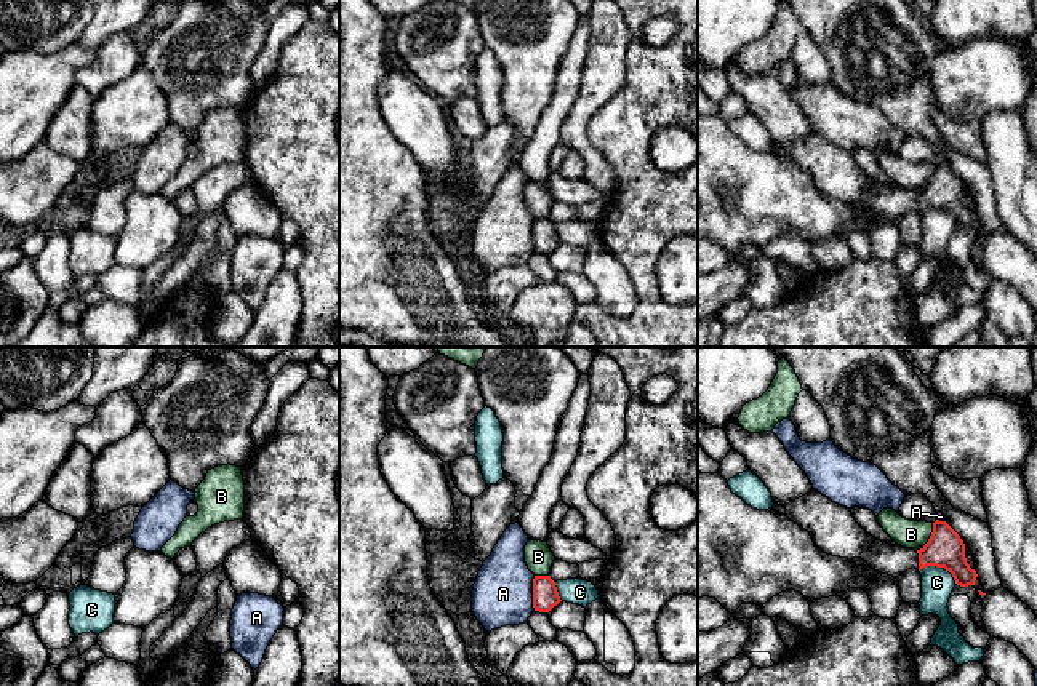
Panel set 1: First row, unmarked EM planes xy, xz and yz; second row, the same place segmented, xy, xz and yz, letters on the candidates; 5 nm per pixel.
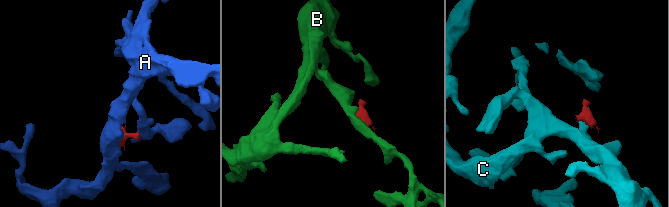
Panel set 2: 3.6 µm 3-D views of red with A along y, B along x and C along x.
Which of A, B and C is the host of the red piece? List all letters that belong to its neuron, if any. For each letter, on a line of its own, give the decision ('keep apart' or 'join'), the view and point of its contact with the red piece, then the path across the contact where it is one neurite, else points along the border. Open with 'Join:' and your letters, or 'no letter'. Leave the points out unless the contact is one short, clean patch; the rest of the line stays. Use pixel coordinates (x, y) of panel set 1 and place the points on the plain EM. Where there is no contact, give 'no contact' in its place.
Join: no letter
A: keep apart; meets red in xz at (533, 235); border along xz (535, 218), (533, 251)
B: keep apart; meets red in yz at (932, 176); border along yz (933, 165), (933, 173), (922, 187)
C: keep apart; meets red in yz at (940, 208); border along yz (919, 211), (943, 208), (956, 224)

